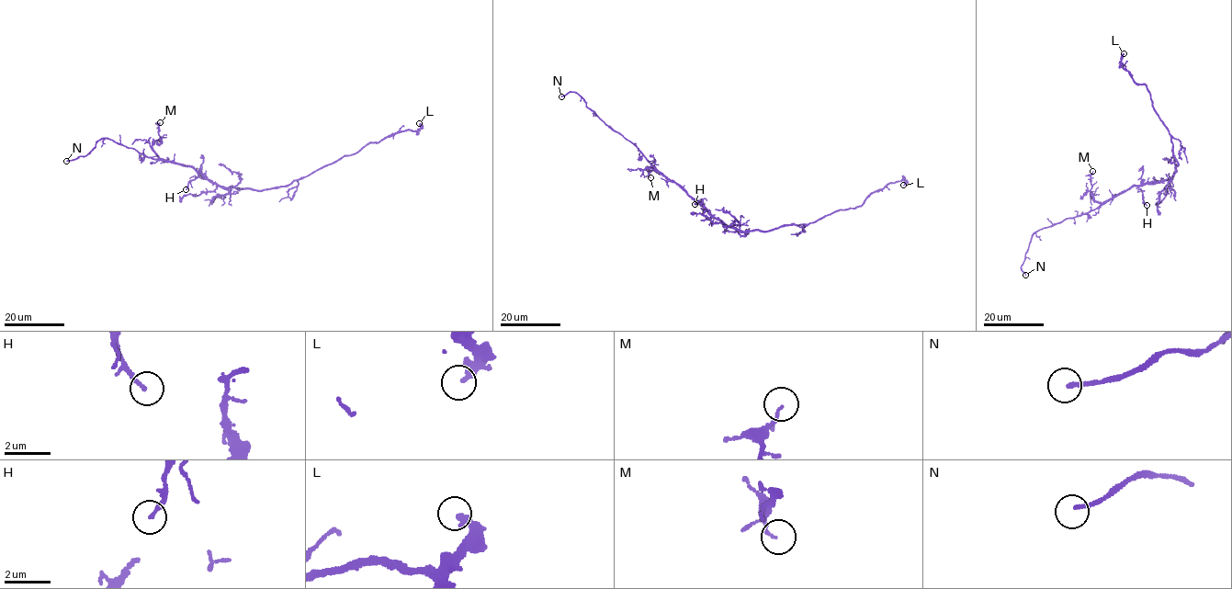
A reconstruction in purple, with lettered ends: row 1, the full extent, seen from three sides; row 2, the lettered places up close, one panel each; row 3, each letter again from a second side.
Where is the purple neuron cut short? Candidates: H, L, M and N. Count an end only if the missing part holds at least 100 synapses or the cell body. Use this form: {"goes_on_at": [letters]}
{"goes_on_at": ["N"]}

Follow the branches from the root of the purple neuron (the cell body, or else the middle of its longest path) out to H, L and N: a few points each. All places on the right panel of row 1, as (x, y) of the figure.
H: (1169, 179), (1137, 186), (1147, 205)
L: (1169, 179), (1179, 163), (1168, 129), (1155, 109), (1145, 85), (1135, 83), (1123, 67), (1121, 62), (1124, 53)
N: (1169, 179), (1135, 186), (1086, 213), (1037, 231), (1032, 237), (1021, 266), (1025, 275)

